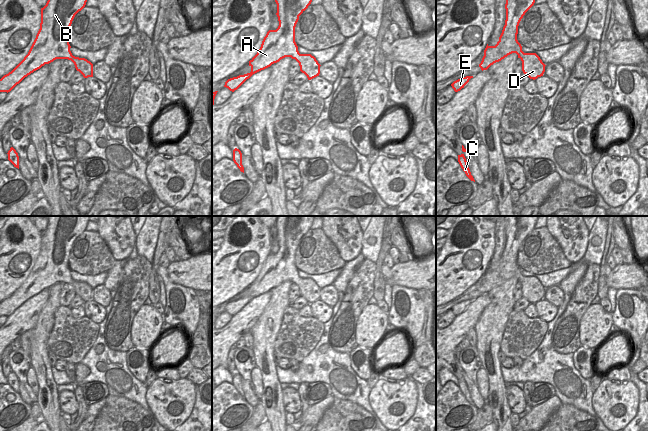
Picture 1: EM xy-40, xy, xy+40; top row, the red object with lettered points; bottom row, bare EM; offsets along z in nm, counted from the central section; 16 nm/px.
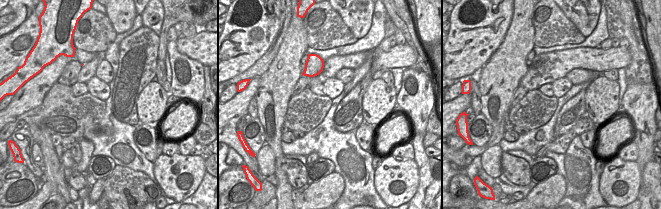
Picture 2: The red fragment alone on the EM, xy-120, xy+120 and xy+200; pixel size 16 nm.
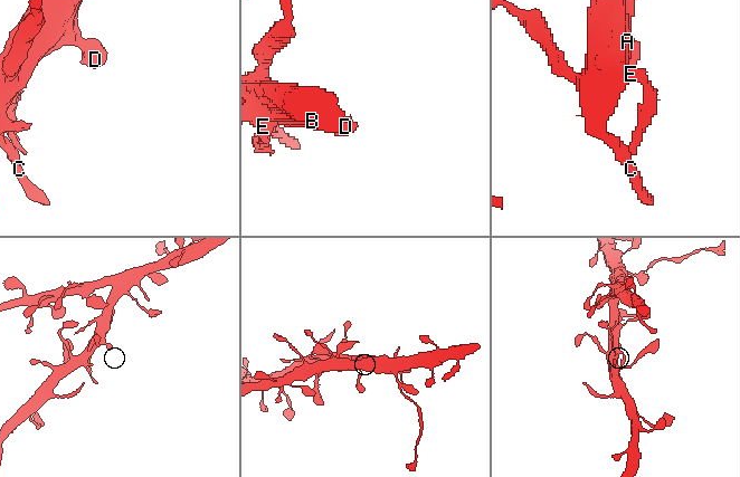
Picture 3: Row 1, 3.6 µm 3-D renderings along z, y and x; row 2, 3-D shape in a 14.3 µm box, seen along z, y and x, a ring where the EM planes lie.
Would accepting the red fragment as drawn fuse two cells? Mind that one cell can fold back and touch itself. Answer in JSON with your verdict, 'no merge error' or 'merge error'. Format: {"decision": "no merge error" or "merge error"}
{"decision": "no merge error"}

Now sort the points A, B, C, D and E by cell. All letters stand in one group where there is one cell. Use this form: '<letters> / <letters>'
A B C D E

